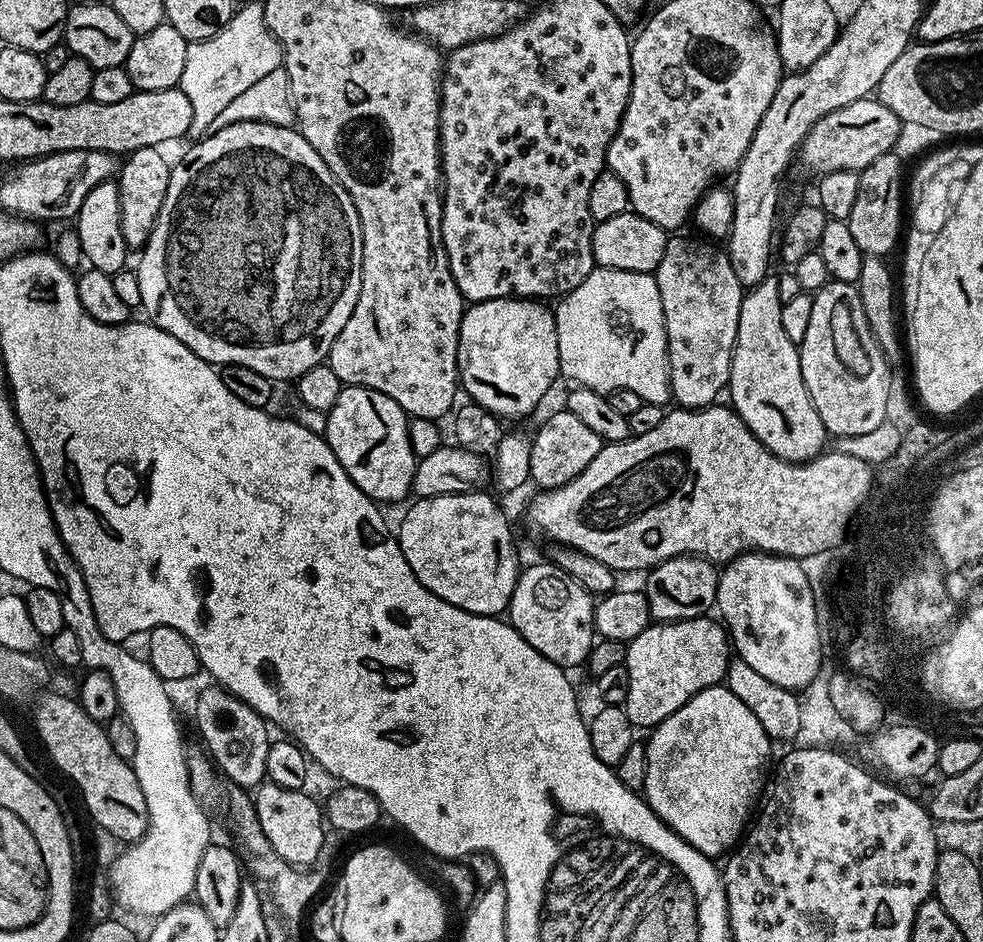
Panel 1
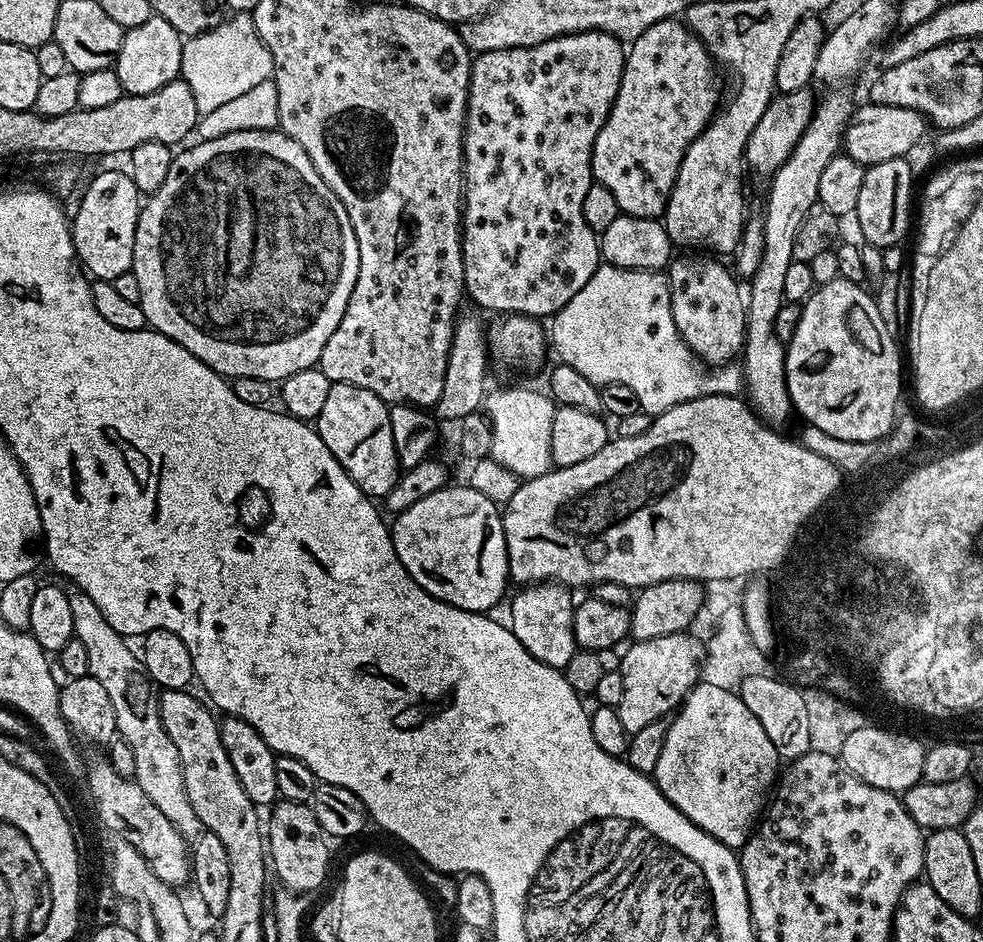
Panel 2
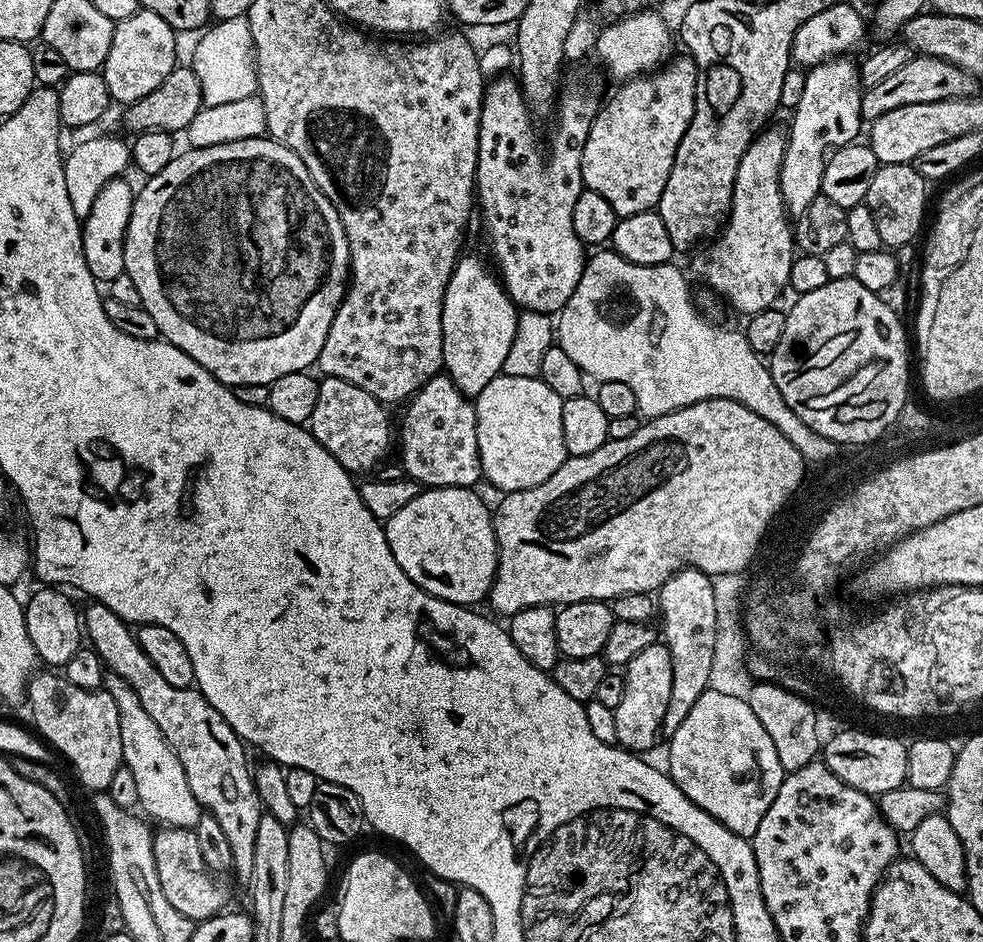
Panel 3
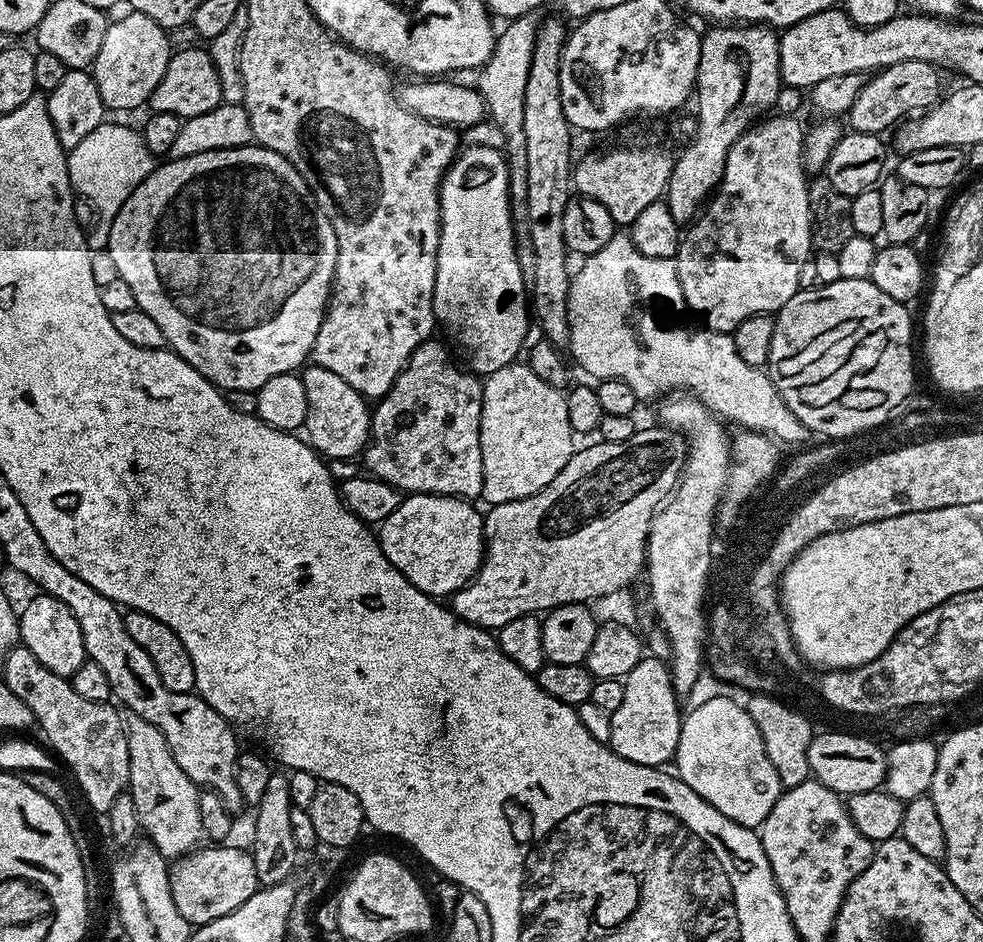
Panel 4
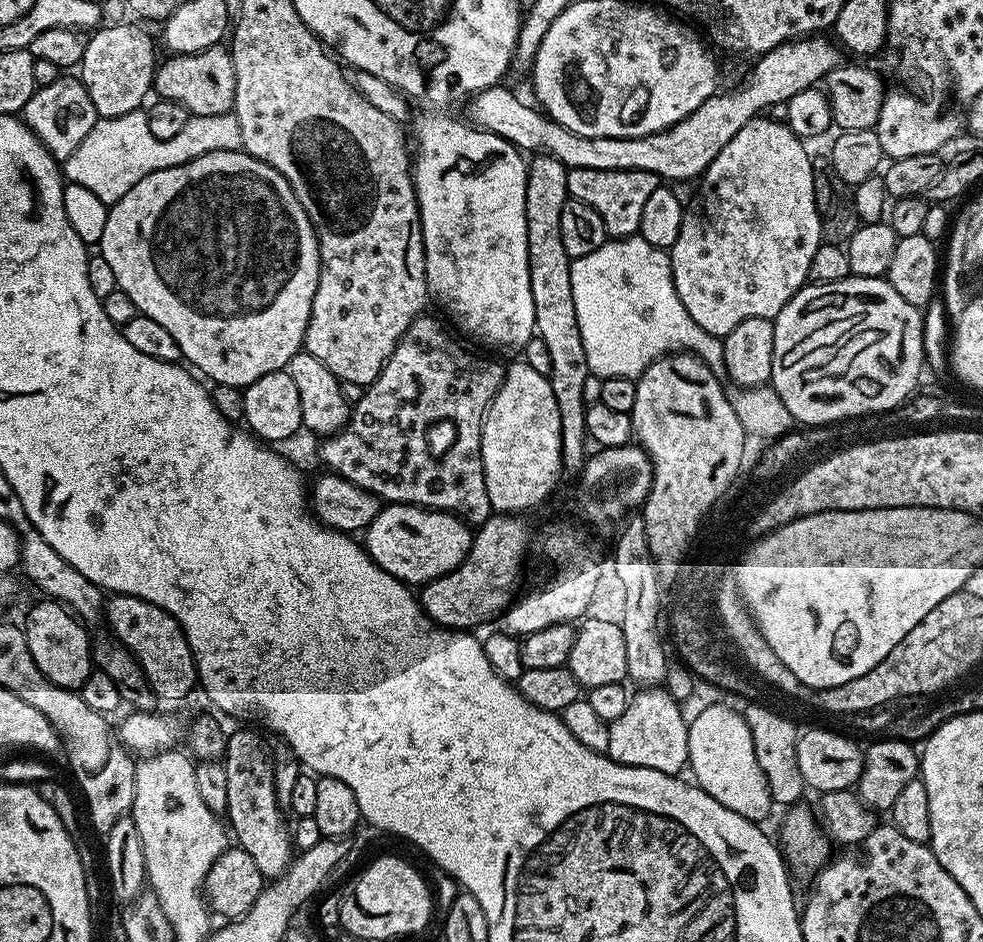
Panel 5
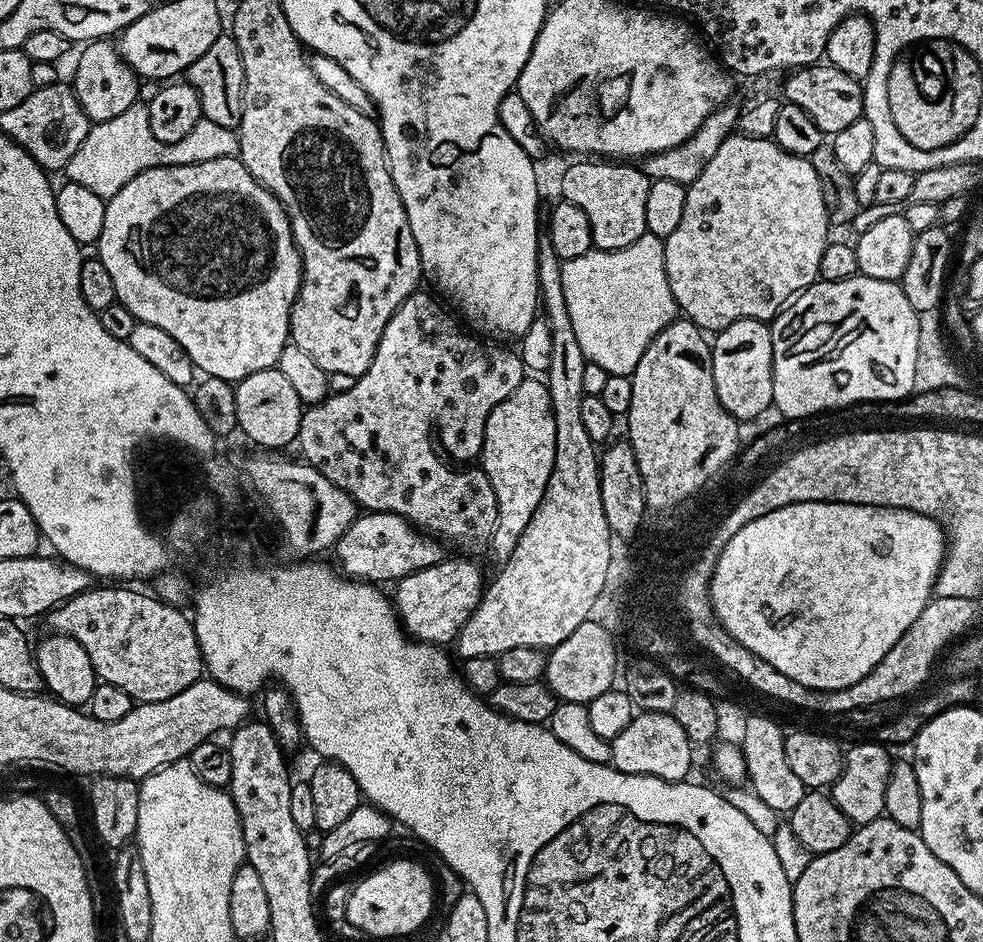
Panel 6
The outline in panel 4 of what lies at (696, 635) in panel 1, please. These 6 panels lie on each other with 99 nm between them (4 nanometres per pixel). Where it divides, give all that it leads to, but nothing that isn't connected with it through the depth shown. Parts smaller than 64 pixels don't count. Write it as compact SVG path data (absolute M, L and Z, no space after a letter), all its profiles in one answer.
M651 654L645 655L623 681L626 695L622 697L622 706L610 714L608 744L613 752L635 764L651 768L667 765L664 763L667 760L669 763L676 755L682 723L682 711L676 705L678 697L672 689L669 665Z

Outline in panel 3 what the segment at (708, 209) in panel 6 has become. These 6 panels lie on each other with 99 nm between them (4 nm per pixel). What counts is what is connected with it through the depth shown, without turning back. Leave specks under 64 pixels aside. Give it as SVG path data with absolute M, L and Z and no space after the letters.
M772 127L755 135L740 157L728 217L715 239L701 247L692 260L697 278L705 280L734 311L743 314L761 312L779 301L776 299L788 288L790 266L798 252L794 224L780 189L788 134L783 127Z

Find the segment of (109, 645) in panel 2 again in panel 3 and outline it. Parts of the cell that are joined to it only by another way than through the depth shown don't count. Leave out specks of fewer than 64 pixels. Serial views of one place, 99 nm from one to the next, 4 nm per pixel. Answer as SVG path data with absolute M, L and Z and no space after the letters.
M109 675L106 680L106 691L114 698L114 702L118 702L123 767L128 768L130 774L134 774L134 783L138 785L139 807L144 808L145 812L143 815L153 816L154 819L161 820L161 825L170 828L195 829L202 809L190 791L190 782L186 782L186 770L182 770L182 762L178 762L162 730L158 730L154 718L150 718L150 714L142 710L138 694L134 694L134 690L121 676Z

